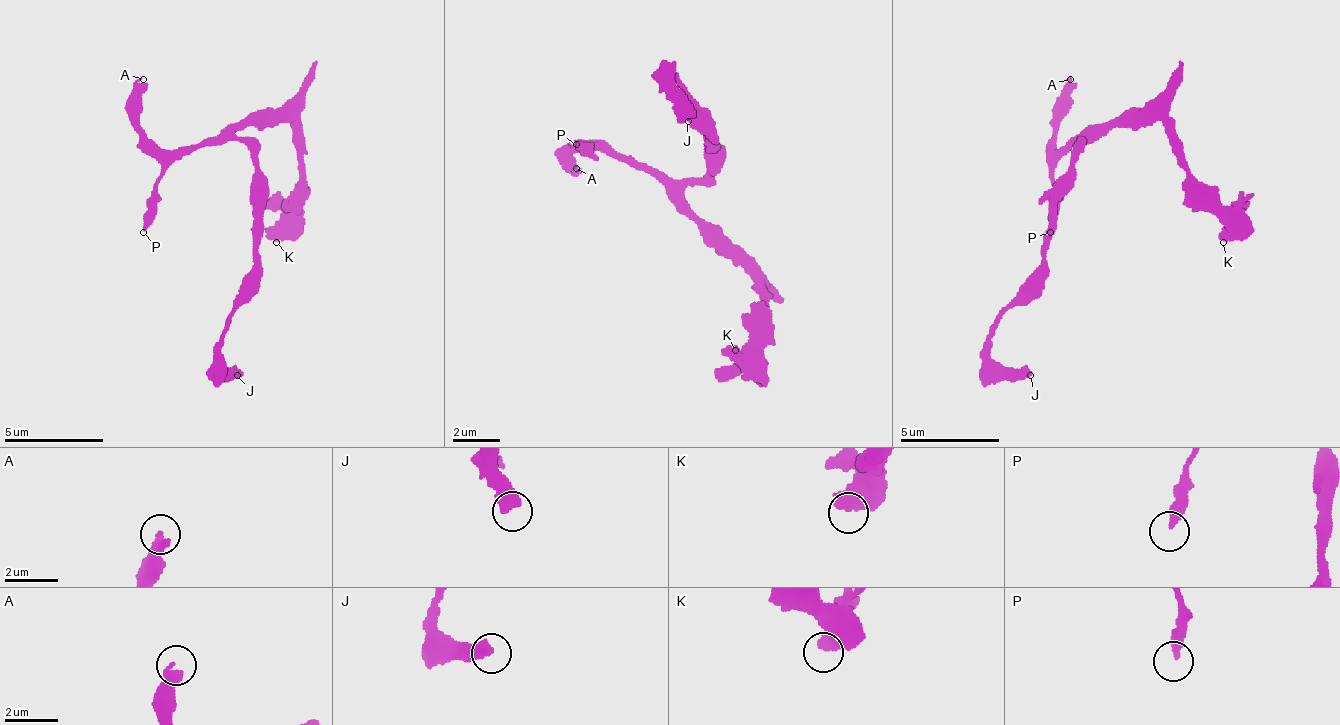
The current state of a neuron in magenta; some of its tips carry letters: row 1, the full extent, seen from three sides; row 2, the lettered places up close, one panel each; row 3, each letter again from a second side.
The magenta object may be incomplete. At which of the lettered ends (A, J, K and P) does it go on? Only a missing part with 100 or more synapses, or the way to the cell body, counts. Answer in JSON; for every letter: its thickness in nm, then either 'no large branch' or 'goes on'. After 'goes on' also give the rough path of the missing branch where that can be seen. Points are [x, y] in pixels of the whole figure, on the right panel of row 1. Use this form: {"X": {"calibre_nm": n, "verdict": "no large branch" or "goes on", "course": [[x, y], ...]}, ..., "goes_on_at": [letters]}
{"A": {"calibre_nm": 320, "verdict": "no large branch"}, "J": {"calibre_nm": 550, "verdict": "no large branch"}, "K": {"calibre_nm": 550, "verdict": "no large branch"}, "P": {"calibre_nm": 320, "verdict": "no large branch"}, "goes_on_at": []}

